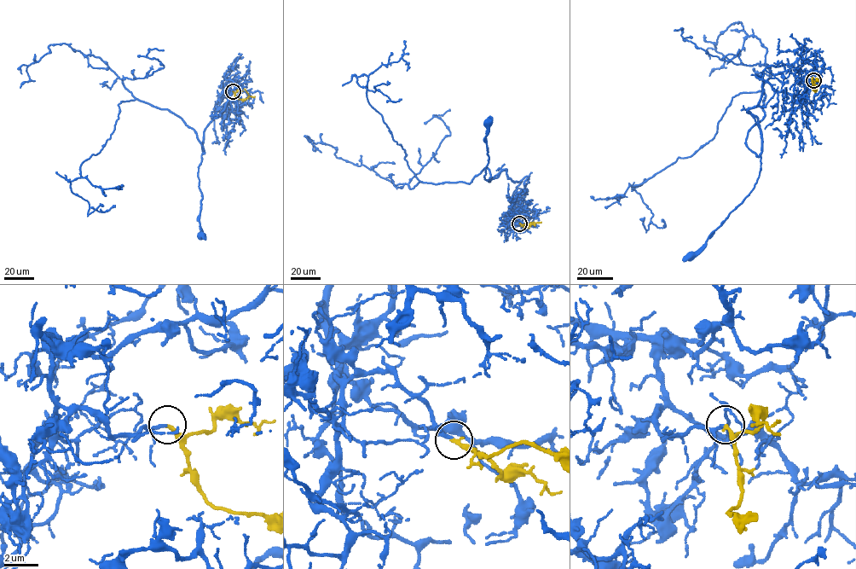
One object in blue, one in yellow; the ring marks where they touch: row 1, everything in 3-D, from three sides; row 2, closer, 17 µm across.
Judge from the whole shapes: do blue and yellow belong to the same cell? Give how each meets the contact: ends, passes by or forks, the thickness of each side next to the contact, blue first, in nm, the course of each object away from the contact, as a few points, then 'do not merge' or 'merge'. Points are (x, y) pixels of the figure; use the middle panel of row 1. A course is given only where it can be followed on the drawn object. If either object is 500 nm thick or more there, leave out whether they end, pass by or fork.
blue ends; yellow ends; calibres 200 and 240 nm; course blue (519, 223), (509, 217), (508, 211), (521, 181), (511, 180), (506, 169), (485, 179), (487, 123); course yellow (519, 223), (530, 223); merge

